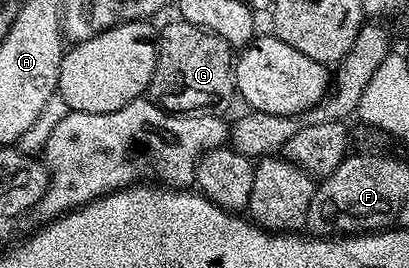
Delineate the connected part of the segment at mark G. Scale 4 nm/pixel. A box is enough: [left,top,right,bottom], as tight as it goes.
[148,19,236,113]

